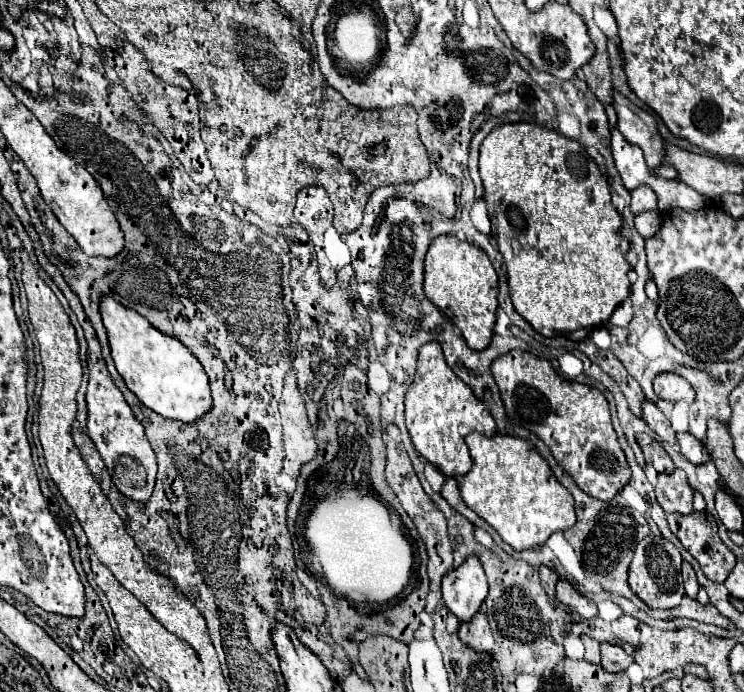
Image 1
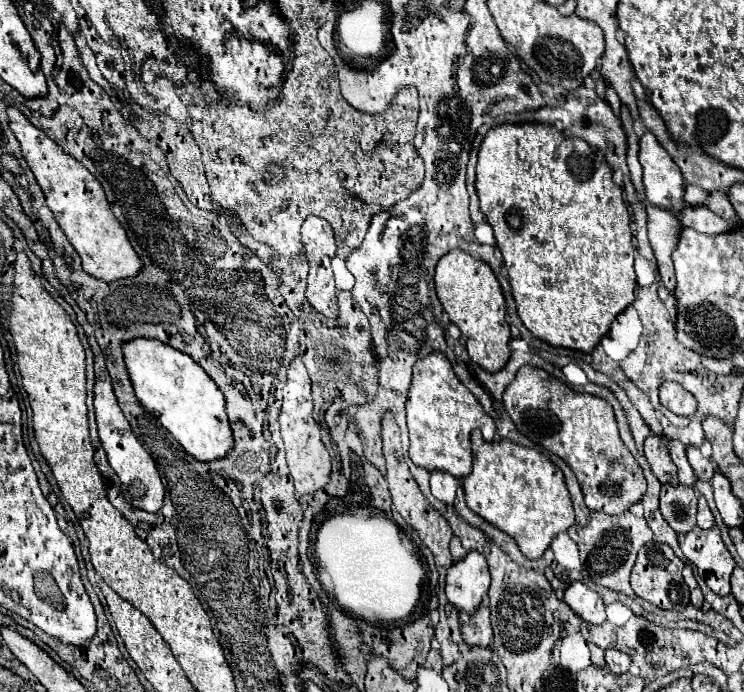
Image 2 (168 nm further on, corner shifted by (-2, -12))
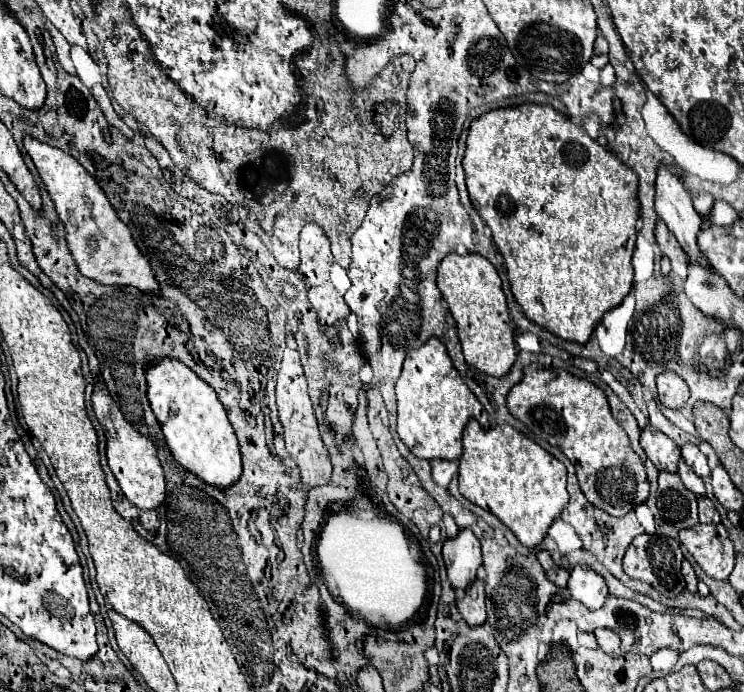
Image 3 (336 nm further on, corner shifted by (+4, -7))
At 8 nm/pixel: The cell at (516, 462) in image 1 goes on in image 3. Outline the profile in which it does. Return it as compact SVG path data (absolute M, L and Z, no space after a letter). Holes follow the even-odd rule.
M472 419L464 431L460 493L474 505L496 515L524 547L534 549L568 503L566 467L510 425L496 425L482 431L478 421Z

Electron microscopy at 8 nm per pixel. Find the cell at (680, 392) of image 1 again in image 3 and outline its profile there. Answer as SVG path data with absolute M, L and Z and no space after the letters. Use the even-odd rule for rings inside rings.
M664 371L658 375L658 399L662 405L670 409L680 409L690 397L690 391L682 377L674 375L672 371Z

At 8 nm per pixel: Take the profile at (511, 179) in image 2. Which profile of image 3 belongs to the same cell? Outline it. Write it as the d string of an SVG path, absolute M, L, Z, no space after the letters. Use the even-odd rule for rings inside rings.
M550 105L494 109L474 119L462 165L470 201L492 229L492 239L508 269L512 293L524 315L566 341L586 343L602 315L620 305L632 289L630 259L638 219L638 177L634 177L634 171Z

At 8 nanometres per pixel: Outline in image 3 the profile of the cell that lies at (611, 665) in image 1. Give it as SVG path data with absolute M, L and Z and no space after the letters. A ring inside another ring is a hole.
M596 629L594 635L596 635L596 641L598 641L598 645L600 645L600 649L604 653L608 653L610 657L620 657L622 655L620 639L618 639L618 635L614 635L614 631L610 631L610 629Z

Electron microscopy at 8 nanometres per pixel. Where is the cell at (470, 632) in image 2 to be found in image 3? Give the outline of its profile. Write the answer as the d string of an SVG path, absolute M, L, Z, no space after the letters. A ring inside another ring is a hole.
M474 581L466 591L464 599L458 601L458 611L462 613L462 619L468 627L478 627L486 621L486 609L484 609L484 583Z

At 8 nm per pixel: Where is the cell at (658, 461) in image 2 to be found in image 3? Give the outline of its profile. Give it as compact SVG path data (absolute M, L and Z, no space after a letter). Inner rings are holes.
M648 425L640 435L640 445L658 471L676 473L676 469L678 469L678 455L674 451L676 447L664 433L660 433L658 429Z

